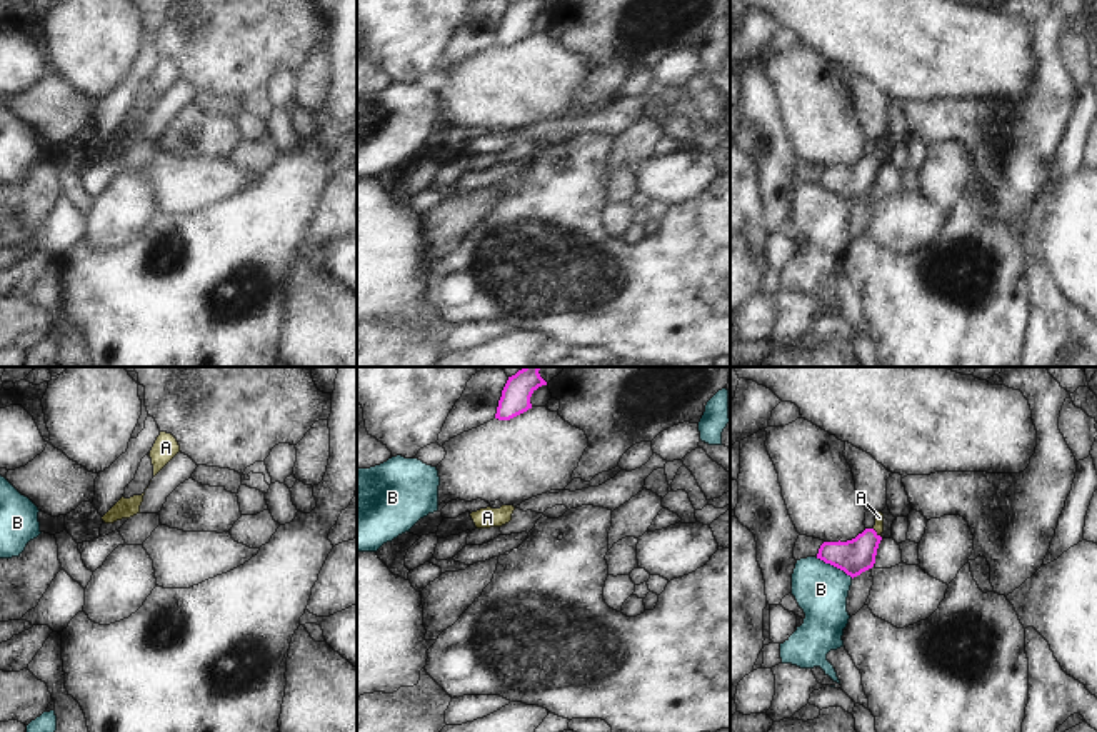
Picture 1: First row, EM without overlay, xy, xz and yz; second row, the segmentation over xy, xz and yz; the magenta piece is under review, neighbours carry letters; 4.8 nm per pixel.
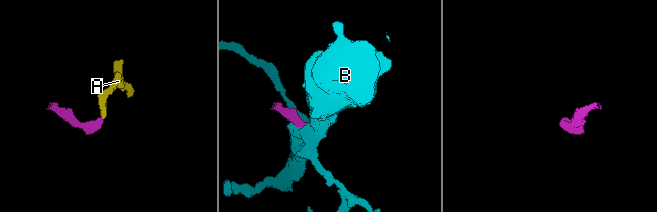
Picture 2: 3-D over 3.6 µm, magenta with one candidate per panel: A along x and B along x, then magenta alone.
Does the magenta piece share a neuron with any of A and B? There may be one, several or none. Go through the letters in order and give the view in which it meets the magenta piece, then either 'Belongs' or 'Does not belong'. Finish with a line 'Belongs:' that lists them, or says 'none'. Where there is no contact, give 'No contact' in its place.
A: Touches magenta in yz. Belongs
B: Touches magenta in yz. Does not belong
Belongs: A

